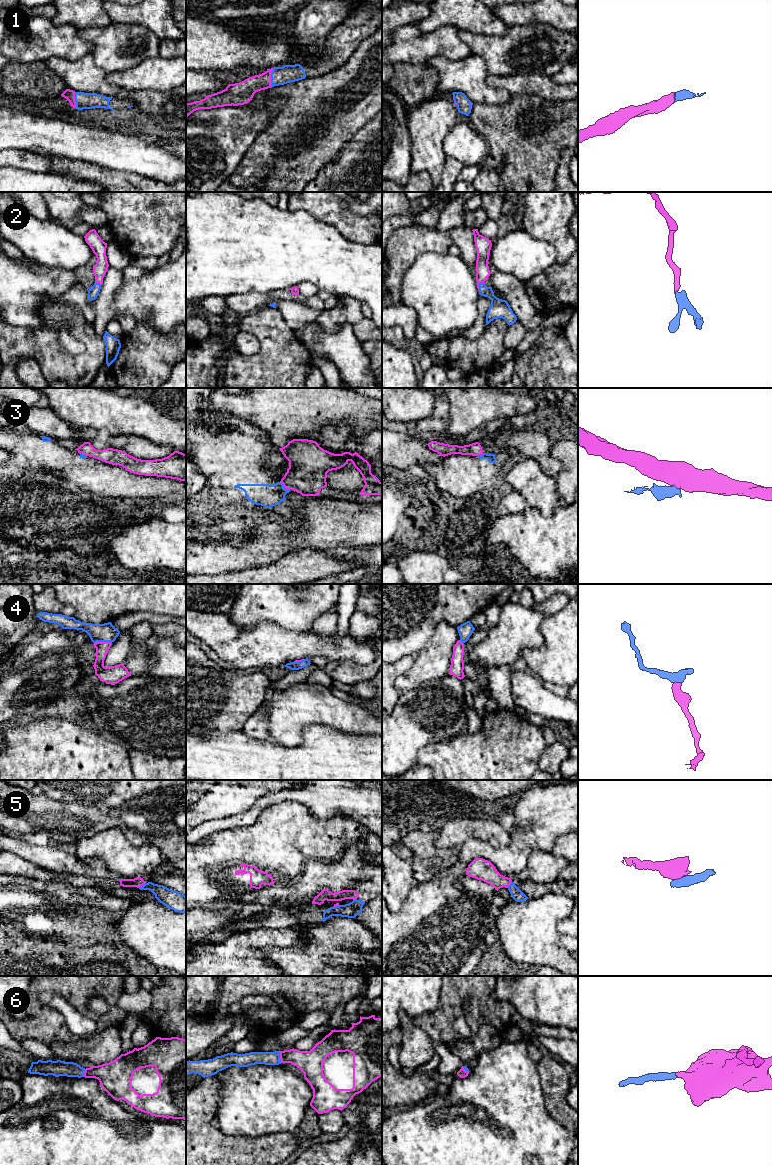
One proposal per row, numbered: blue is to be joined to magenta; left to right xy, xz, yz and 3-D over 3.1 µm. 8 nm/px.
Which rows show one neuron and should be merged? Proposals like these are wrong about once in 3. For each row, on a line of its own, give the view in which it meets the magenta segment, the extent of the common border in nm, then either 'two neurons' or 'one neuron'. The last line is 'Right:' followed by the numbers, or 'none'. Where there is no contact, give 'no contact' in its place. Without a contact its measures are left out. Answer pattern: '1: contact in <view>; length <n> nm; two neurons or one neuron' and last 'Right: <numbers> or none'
1: contact in xz; length 160 nm; one neuron
2: contact in yz; length 80 nm; one neuron
3: contact in xz; length 120 nm; two neurons
4: contact in xy; length 140 nm; one neuron
5: contact in xy; length 80 nm; one neuron
6: contact in xz; length 100 nm; one neuron
Right: 1, 2, 4, 5, 6

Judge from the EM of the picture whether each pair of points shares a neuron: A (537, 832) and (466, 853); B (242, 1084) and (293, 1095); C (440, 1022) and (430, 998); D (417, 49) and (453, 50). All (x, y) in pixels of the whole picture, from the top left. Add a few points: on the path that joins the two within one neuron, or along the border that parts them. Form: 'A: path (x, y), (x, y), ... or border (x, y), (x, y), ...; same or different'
A: path (519, 847), (513, 853), (484, 853); same
B: path (255, 1095), (280, 1095); same
C: border (442, 987), (439, 1004), (433, 1010), (413, 1018); different
D: path (426, 49), (444, 49); same

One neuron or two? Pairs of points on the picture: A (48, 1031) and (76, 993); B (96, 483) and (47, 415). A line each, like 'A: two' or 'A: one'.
A: one
B: two

